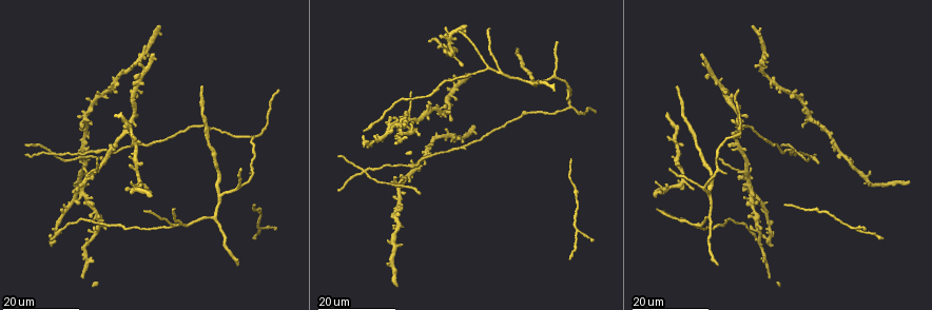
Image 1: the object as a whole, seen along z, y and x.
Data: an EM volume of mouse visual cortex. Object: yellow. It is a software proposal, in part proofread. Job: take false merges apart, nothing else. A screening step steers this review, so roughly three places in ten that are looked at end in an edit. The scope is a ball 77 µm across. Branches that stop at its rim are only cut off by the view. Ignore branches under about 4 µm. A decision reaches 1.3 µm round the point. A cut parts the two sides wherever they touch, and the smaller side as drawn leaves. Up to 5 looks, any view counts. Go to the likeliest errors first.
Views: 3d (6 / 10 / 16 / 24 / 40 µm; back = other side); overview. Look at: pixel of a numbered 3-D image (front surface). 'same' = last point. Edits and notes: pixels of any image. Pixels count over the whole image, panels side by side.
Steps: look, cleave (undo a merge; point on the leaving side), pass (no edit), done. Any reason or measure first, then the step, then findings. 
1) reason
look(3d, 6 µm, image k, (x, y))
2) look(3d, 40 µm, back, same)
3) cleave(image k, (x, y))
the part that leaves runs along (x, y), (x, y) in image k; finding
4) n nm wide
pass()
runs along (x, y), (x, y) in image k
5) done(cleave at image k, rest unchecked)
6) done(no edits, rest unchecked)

four-way junction
look(3d, 16 µm, image 1, (365, 174))

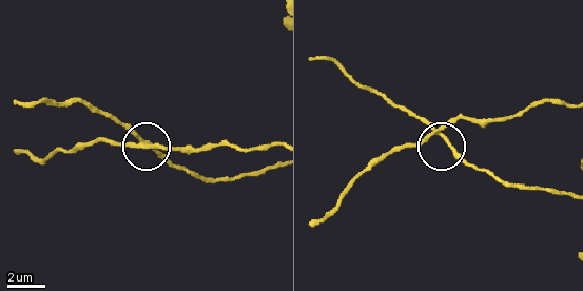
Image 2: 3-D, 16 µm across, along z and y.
look(3d, 10 µm, image 2, (442, 138))

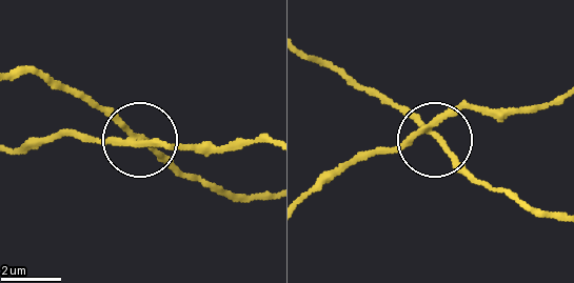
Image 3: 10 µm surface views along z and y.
4 arms
cleave(image 3, (158, 157))
the part that leaves runs along (132, 140), (197, 180), (265, 193) in image 3; two neurons meet here

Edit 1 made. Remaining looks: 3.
three-way junction
look(3d, 16 µm, image 1, (569, 93))

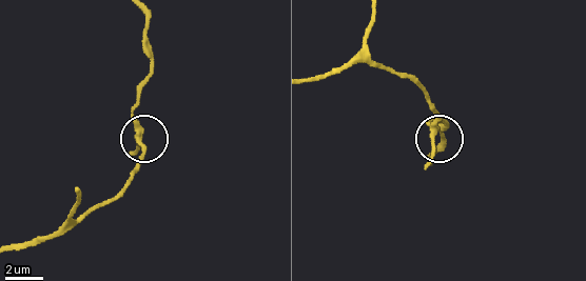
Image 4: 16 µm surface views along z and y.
zoom in
look(3d, 6 µm, image 4, (138, 138))

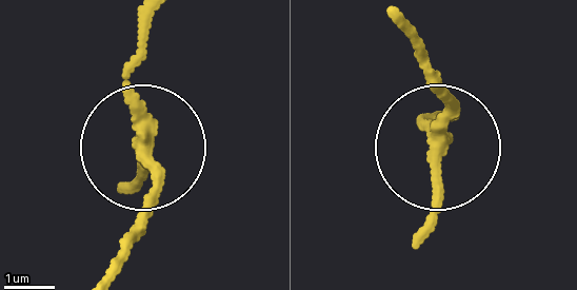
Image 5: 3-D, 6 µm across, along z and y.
3 arms
pass()
runs along (135, 90), (147, 153), (139, 233) in image 5; one neuron here

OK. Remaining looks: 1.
done(cleave at image 3, rest unchecked)

